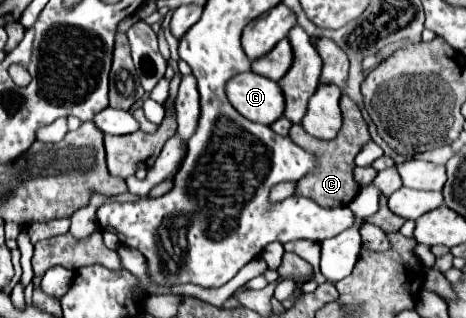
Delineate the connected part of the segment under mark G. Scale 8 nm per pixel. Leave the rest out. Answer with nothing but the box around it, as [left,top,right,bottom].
[225,73,285,125]

